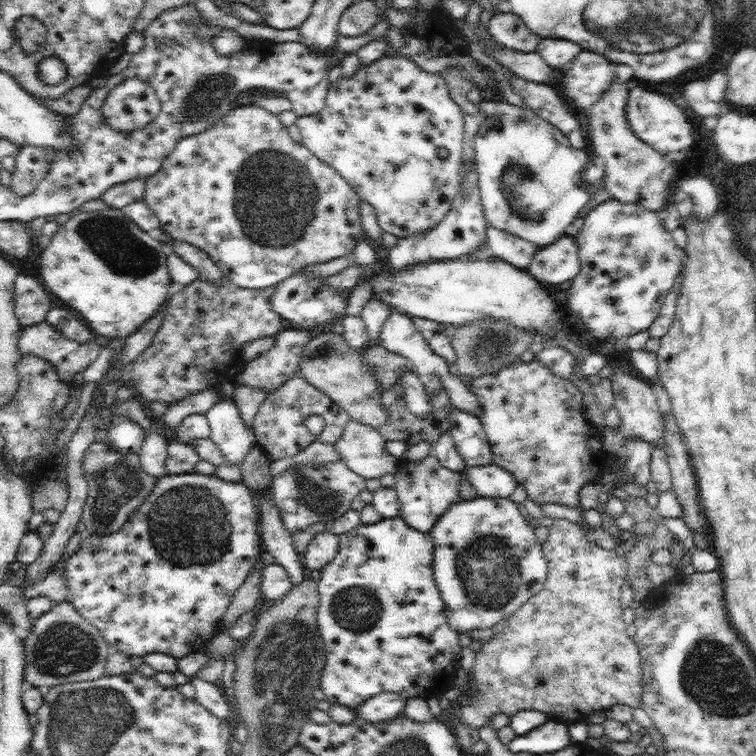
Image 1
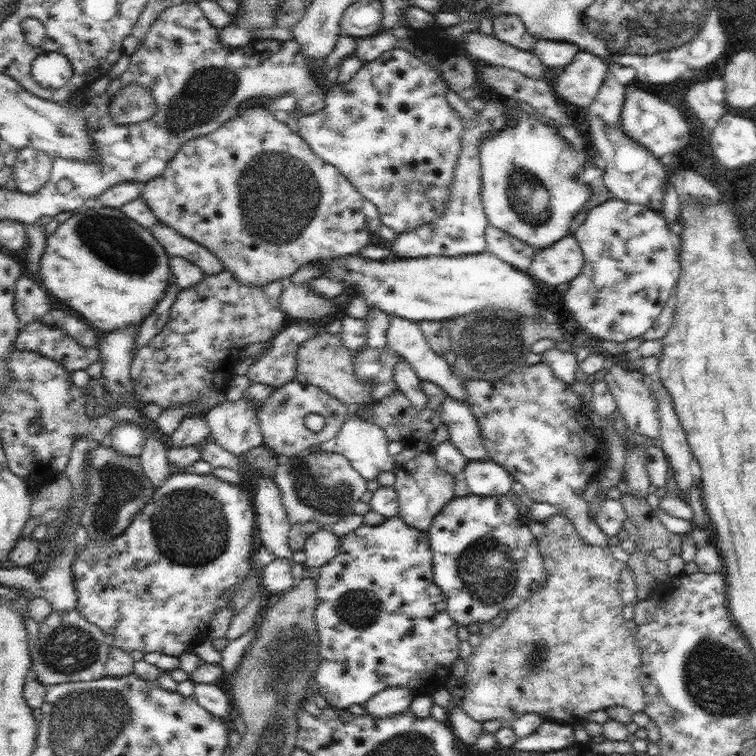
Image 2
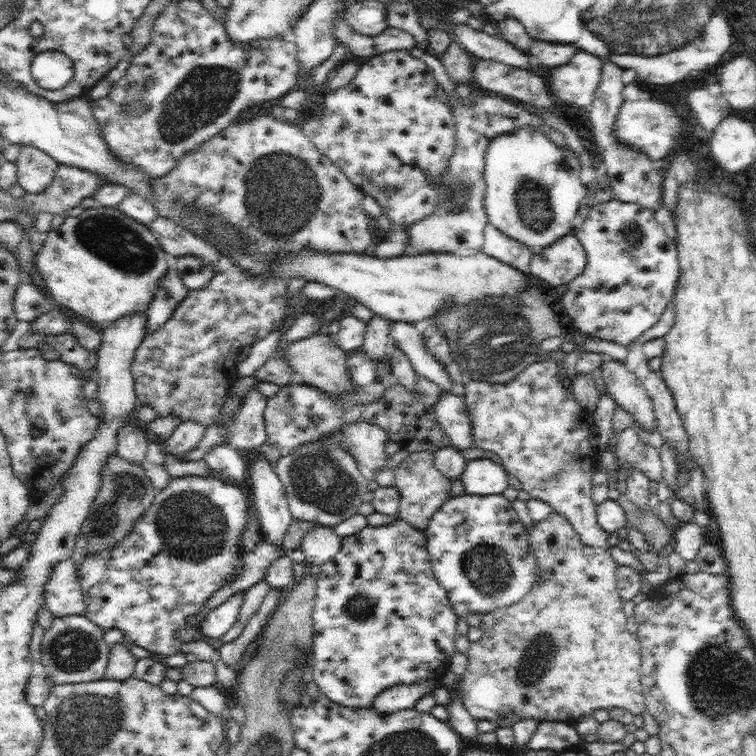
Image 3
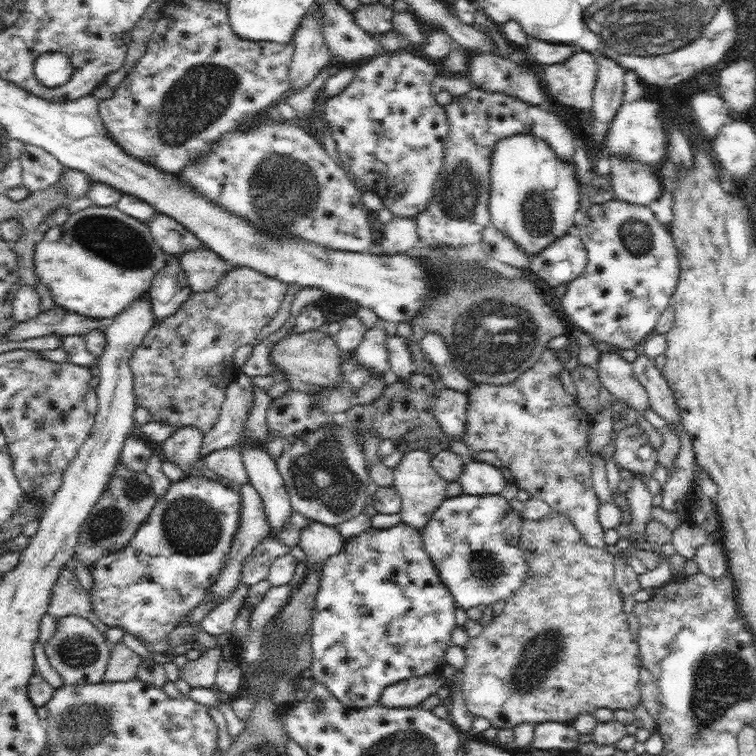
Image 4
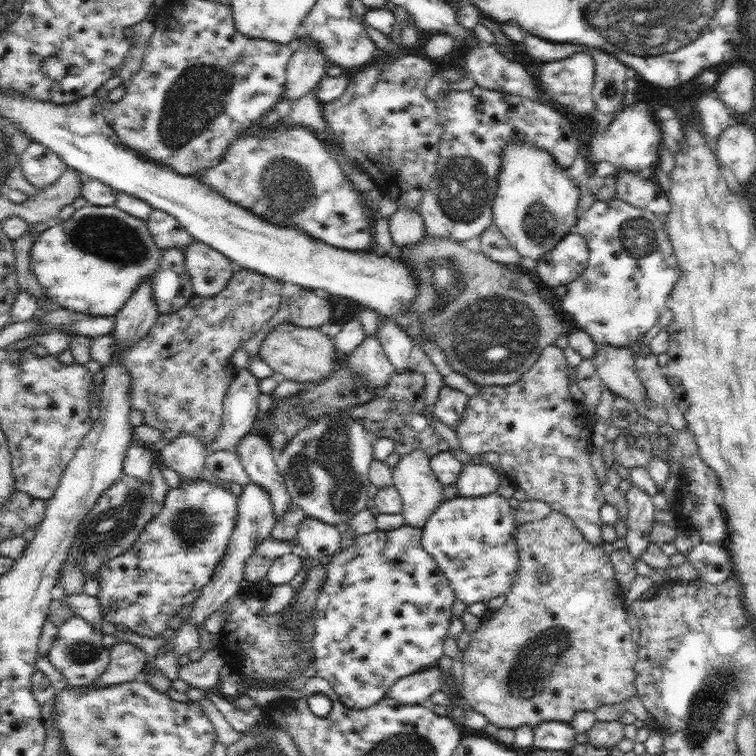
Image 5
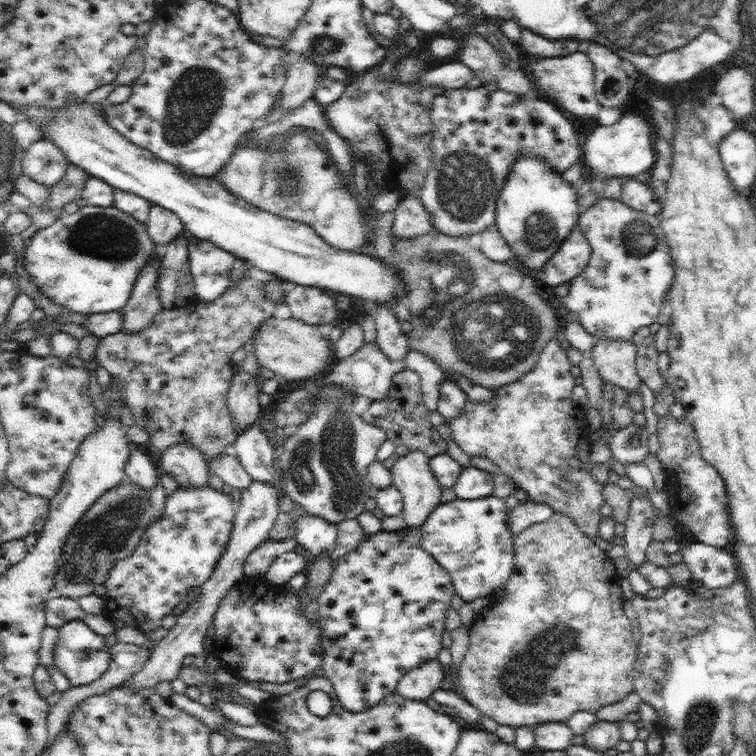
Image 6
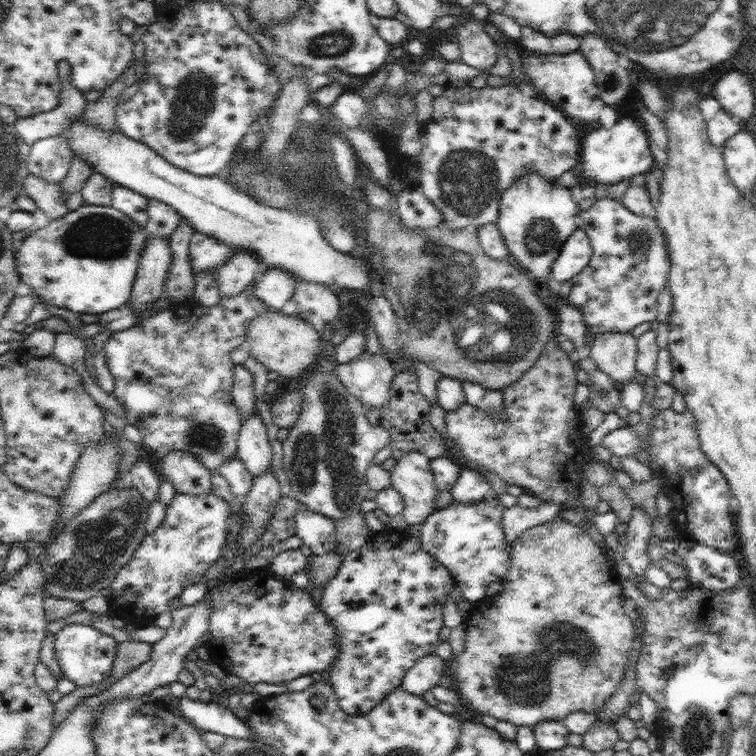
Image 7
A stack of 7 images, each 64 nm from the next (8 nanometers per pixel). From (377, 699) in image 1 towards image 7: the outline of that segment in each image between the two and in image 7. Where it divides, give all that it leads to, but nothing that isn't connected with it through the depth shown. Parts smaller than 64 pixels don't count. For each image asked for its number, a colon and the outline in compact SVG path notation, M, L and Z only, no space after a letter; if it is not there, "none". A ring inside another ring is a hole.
2: M387 688L377 692L367 704L365 712L373 718L391 718L397 712L409 710L409 704L415 700L415 694L407 688Z
3: M419 682L419 684L407 684L407 686L391 686L385 688L383 692L379 692L377 698L373 698L373 710L377 710L379 714L393 714L399 710L415 710L415 702L431 696L431 692L435 688L439 688L441 684L433 684L433 682Z
4: M413 676L409 680L397 682L381 692L379 706L383 708L415 708L421 706L421 702L433 694L437 694L439 688L443 688L447 682L439 676Z
5: M439 666L423 670L419 674L403 676L393 684L393 688L387 690L387 698L397 704L429 704L429 696L441 690L441 684L445 682Z
6: M437 660L423 662L399 680L399 684L395 688L395 694L405 698L405 700L425 702L427 698L431 698L431 694L435 690L439 690L441 680L447 678L445 672L447 670Z
7: M423 656L421 660L417 660L417 664L413 668L409 668L409 672L405 674L405 678L401 680L401 690L421 698L425 692L431 692L431 688L435 688L439 684L441 674L445 672L447 662L443 662L439 656Z

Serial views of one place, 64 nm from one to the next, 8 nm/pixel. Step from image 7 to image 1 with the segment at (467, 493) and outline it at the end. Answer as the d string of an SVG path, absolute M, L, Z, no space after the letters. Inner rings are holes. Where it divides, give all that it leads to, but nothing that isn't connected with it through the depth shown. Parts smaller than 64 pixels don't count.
M485 464L485 466L465 466L465 476L469 484L475 488L477 496L485 498L509 498L519 486L511 472L497 464Z

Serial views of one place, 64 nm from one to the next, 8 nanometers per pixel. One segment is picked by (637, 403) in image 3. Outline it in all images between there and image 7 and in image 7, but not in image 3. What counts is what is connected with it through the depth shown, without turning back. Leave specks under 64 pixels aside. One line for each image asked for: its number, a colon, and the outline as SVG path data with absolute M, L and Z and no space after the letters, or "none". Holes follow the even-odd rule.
4: M601 352L597 362L597 378L613 400L629 404L629 408L637 410L639 416L643 416L643 412L651 408L647 390L635 378L631 362L621 360L617 354Z
5: M601 344L601 348L597 348L595 352L593 364L605 388L609 388L615 396L627 398L639 410L643 408L647 390L635 374L635 358L631 356L629 346Z
6: M595 340L595 346L589 352L589 356L593 358L595 368L599 370L599 376L603 378L603 382L615 384L627 392L639 392L641 378L637 376L637 366L635 366L637 346L633 346L631 342L633 340Z
7: M629 332L597 334L587 356L593 358L597 370L605 372L613 382L631 382L637 372L637 340Z

